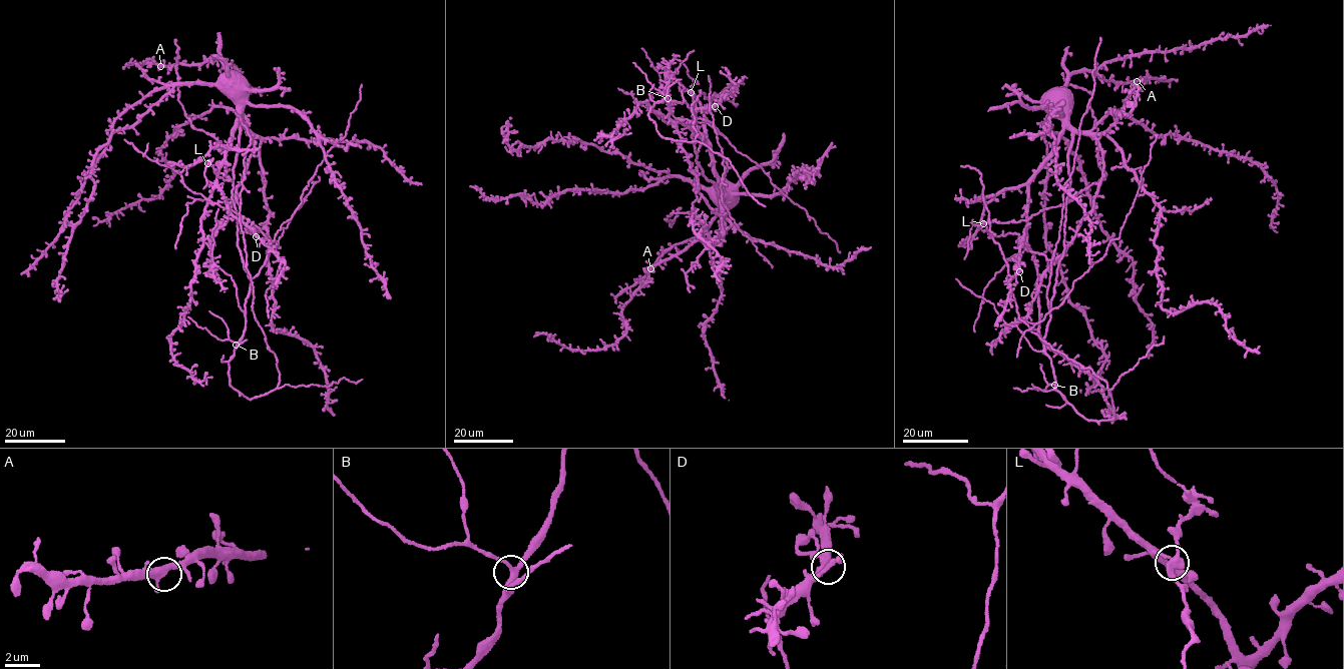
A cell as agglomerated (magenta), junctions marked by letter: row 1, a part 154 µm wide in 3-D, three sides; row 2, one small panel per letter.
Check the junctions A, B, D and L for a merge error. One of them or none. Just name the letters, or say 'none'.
L

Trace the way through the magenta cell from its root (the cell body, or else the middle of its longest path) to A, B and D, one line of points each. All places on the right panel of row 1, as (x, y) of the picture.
A: (1048, 96), (1049, 92), (1062, 86), (1069, 76), (1084, 70), (1095, 73), (1108, 82), (1137, 81)
B: (1048, 96), (1048, 106), (1071, 131), (1064, 251), (1057, 268), (1050, 320), (1043, 341), (1054, 385)
D: (1048, 96), (1048, 106), (1061, 120), (1062, 130), (1053, 153), (1028, 187), (1026, 229), (1016, 260), (1019, 271)

